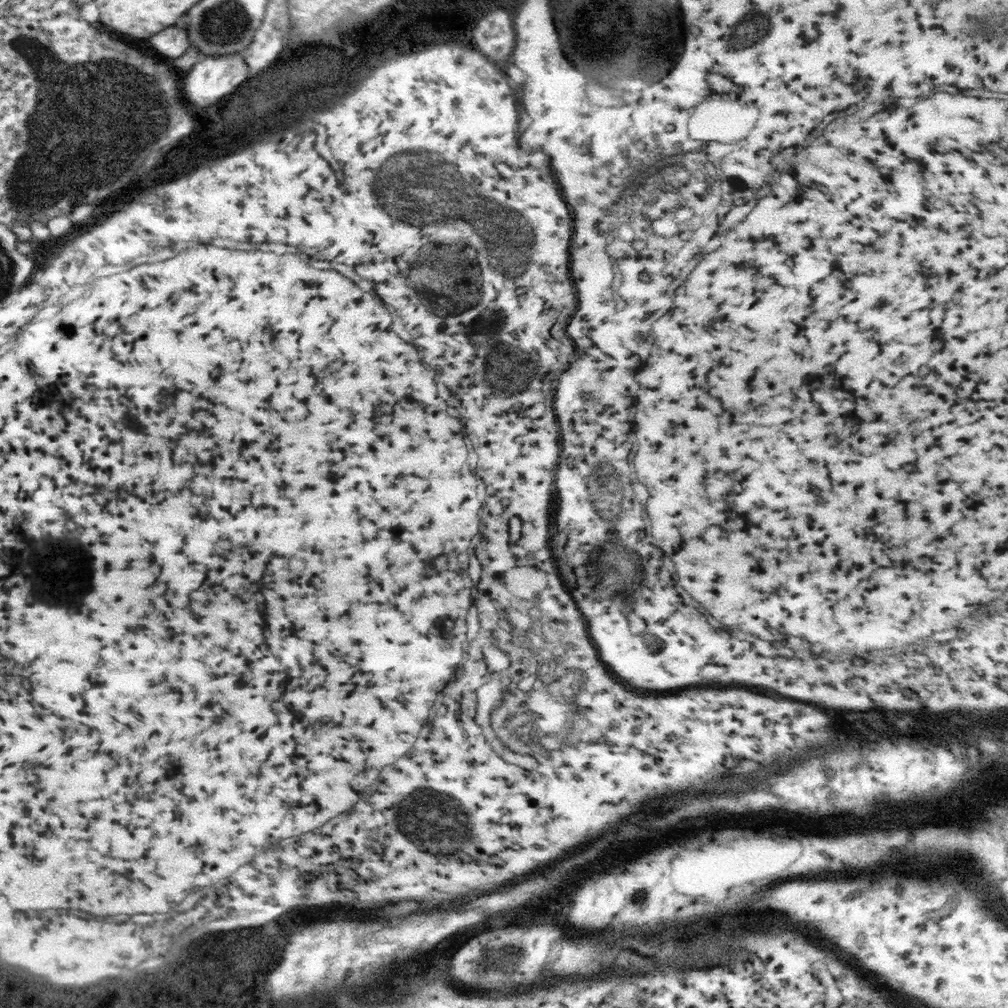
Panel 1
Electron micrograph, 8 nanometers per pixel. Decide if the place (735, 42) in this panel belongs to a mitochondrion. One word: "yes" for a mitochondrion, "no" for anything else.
yes

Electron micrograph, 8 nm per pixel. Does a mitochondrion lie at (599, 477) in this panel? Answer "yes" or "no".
yes

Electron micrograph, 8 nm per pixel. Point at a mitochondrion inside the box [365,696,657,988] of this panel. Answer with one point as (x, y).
(487, 968)

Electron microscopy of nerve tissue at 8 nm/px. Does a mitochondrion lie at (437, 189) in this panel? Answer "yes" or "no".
yes

